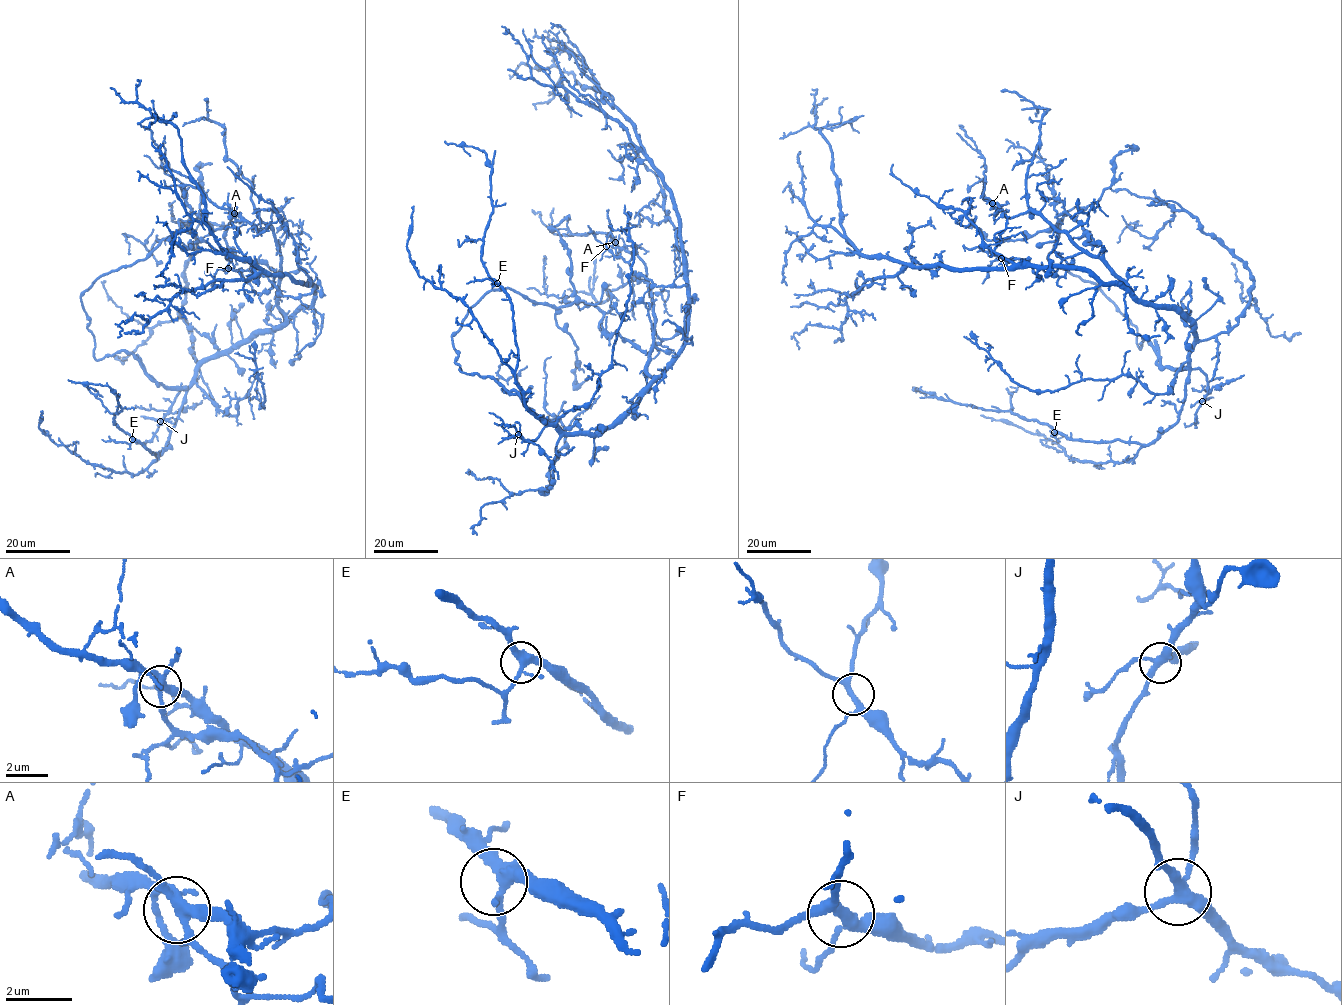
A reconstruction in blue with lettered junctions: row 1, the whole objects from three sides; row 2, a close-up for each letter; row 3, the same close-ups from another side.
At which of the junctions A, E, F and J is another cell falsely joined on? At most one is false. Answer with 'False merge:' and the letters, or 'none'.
False merge: none

